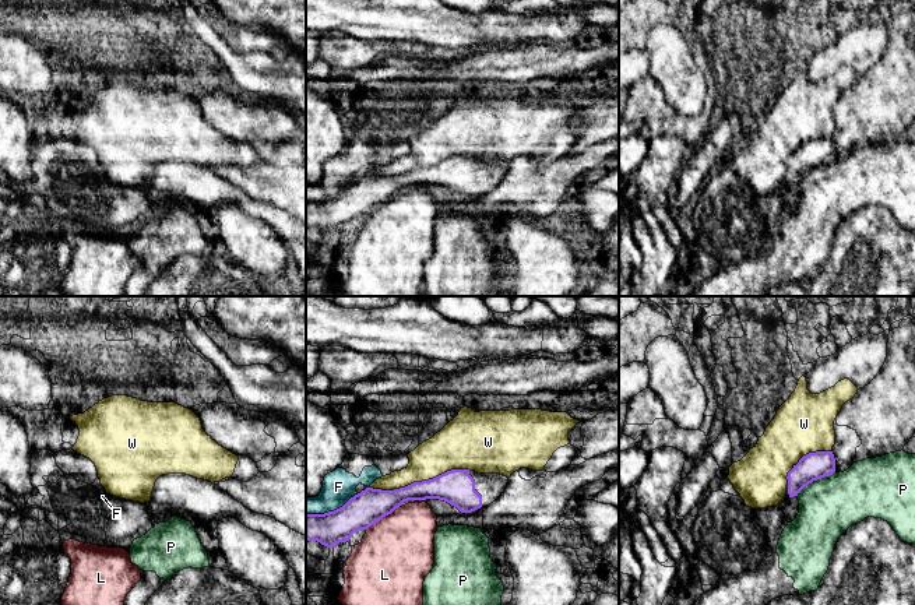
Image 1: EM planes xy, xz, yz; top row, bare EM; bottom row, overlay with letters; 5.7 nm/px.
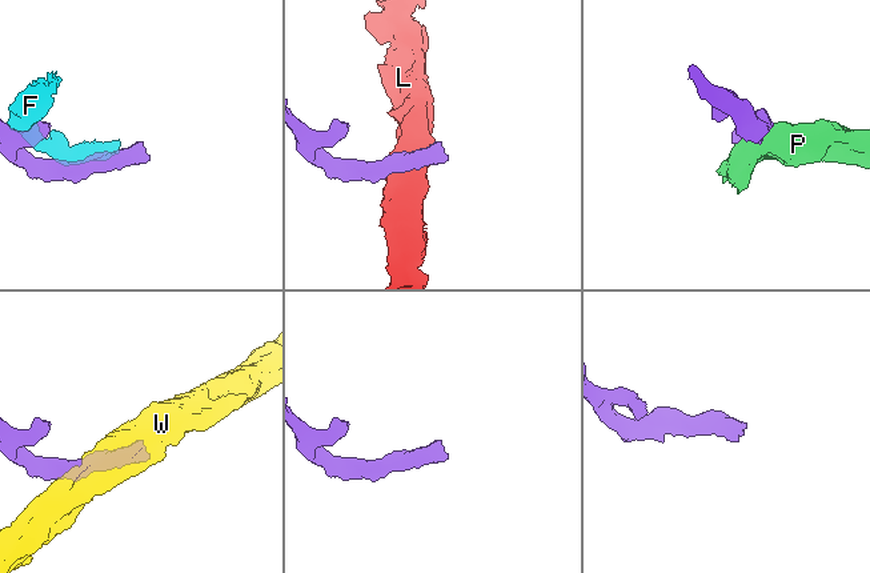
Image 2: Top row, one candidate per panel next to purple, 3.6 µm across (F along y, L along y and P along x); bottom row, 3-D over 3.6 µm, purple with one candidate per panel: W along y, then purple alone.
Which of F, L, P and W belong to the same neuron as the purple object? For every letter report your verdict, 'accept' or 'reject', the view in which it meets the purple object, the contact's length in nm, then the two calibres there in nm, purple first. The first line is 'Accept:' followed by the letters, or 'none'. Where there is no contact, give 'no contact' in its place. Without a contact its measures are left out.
Accept: none
F: reject; contact in xz; length 320 nm; calibres 200 and 190 nm
L: reject; contact in xz; length 240 nm; calibres 200 and 420 nm
P: reject; contact in yz; length 260 nm; calibres 160 and 340 nm
W: reject; contact in xz; length 600 nm; calibres 200 and 220 nm

